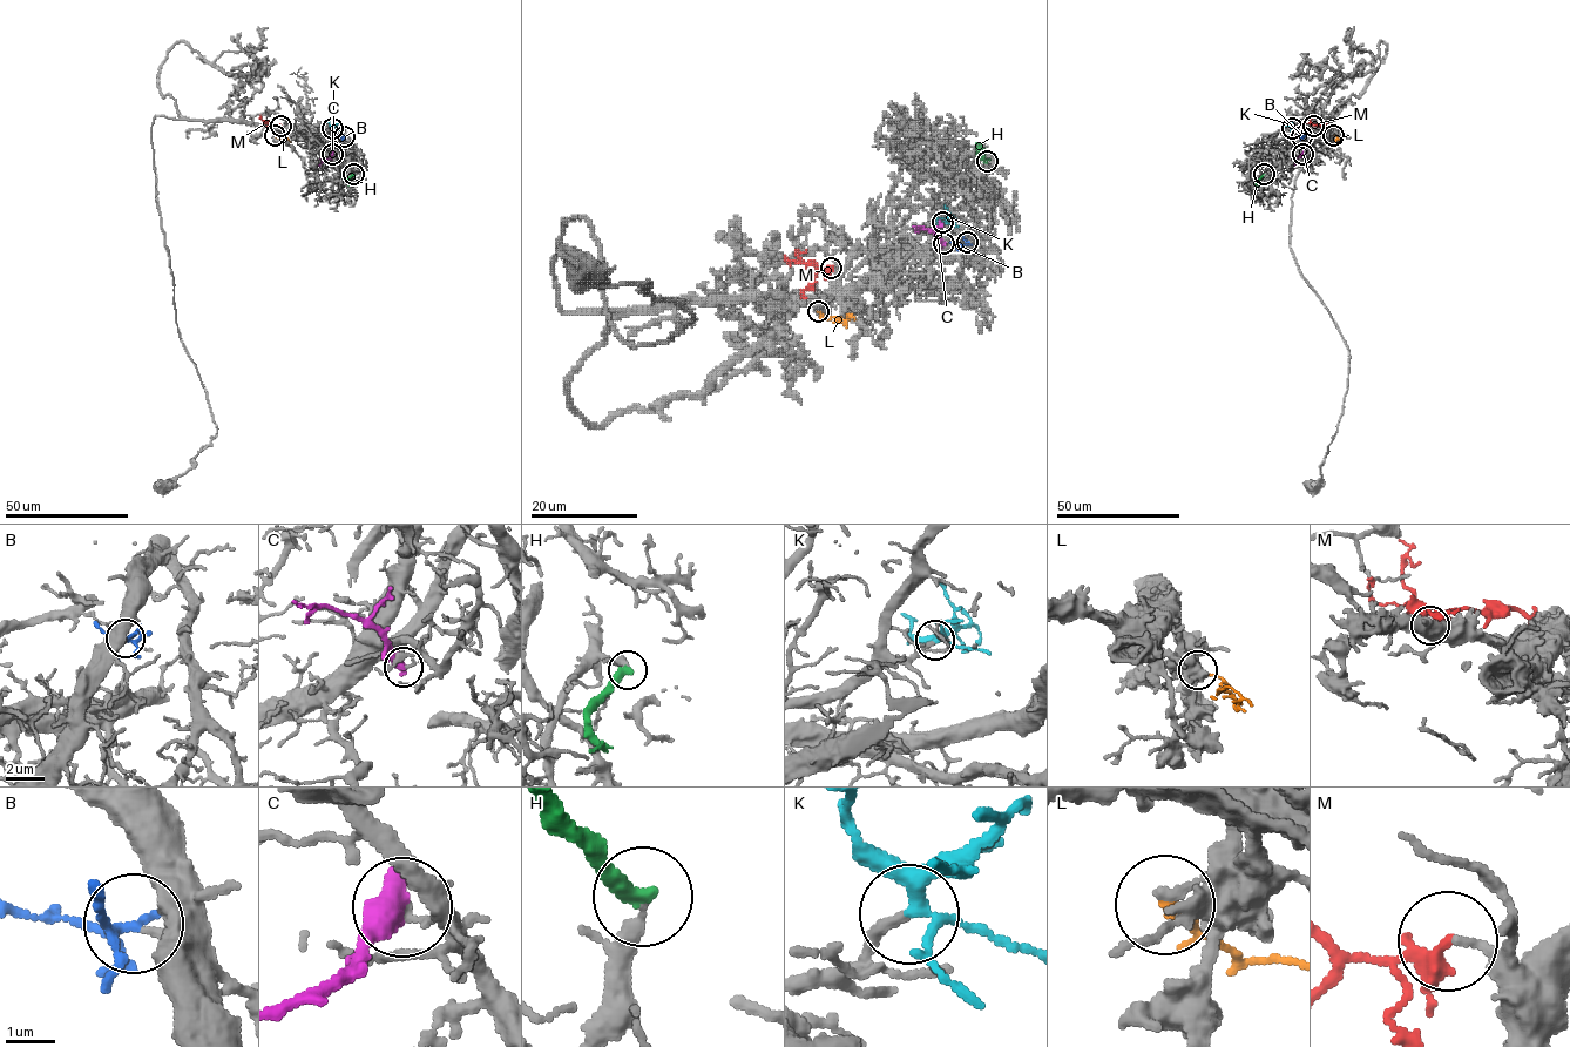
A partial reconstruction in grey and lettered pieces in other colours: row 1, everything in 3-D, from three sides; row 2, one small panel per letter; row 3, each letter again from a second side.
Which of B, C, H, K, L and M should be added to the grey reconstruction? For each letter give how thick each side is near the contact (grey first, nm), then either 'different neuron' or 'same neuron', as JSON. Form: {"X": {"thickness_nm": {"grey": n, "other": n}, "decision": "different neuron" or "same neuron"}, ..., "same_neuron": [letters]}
{"B": {"thickness_nm": {"grey": 320, "other": 170}, "decision": "same neuron"}, "C": {"thickness_nm": {"grey": 150, "other": 600}, "decision": "different neuron"}, "H": {"thickness_nm": {"grey": 240, "other": 420}, "decision": "same neuron"}, "K": {"thickness_nm": {"grey": 220, "other": 260}, "decision": "same neuron"}, "L": {"thickness_nm": {"grey": 170, "other": 150}, "decision": "different neuron"}, "M": {"thickness_nm": {"grey": 190, "other": 200}, "decision": "different neuron"}, "same_neuron": ["B", "H", "K"]}

